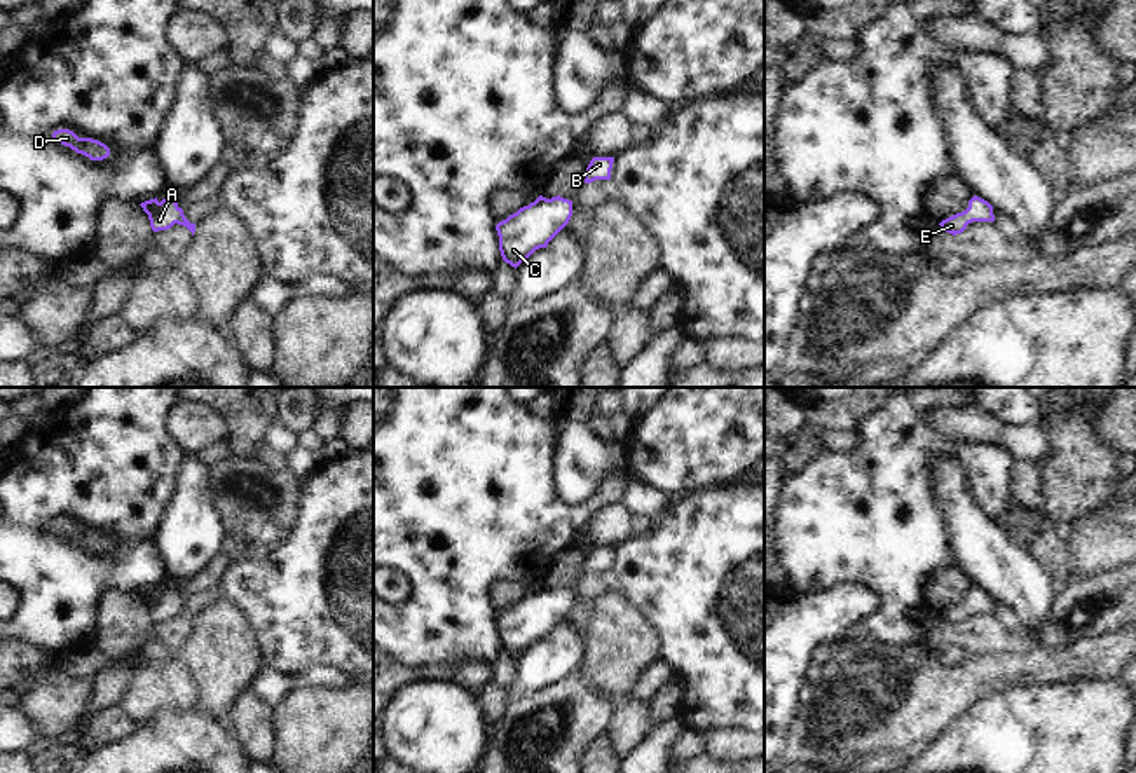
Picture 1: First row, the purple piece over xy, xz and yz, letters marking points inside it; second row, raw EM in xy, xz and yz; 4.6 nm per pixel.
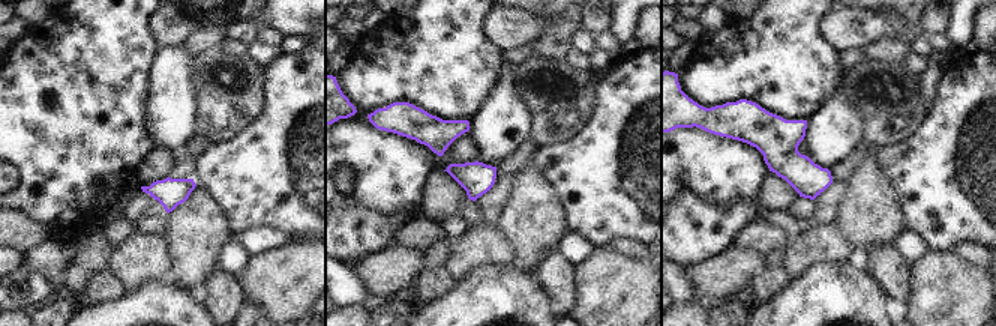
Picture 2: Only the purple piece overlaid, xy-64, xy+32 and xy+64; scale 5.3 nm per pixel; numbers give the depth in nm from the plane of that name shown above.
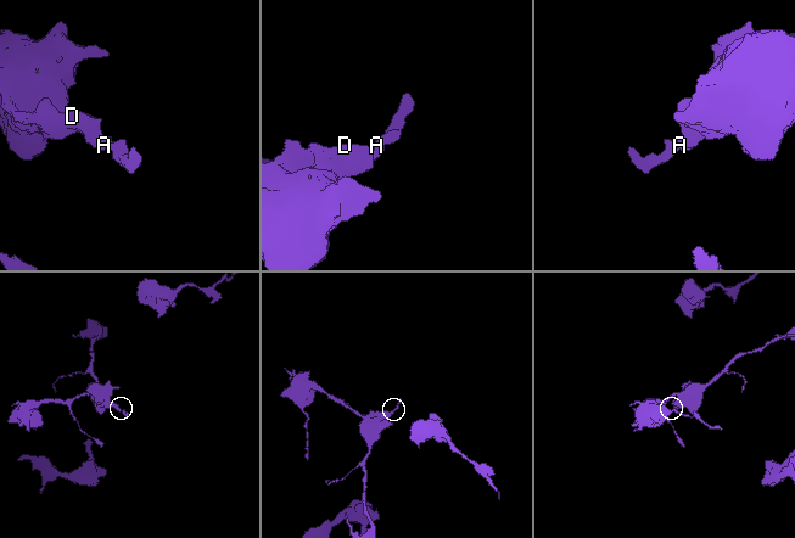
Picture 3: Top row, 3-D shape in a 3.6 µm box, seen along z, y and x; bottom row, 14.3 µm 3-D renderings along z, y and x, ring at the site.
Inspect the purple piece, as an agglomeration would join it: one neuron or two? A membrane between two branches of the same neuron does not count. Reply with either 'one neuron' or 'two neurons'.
one neuron

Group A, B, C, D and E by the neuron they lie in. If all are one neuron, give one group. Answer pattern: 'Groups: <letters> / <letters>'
Groups: A B C D E.

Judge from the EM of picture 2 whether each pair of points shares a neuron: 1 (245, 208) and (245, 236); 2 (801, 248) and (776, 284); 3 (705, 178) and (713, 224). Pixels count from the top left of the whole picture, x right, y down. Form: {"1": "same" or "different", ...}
{"1": "different", "2": "different", "3": "different"}

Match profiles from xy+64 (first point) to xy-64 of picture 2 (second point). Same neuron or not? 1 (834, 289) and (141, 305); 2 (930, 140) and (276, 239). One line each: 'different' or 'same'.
1: same
2: different

